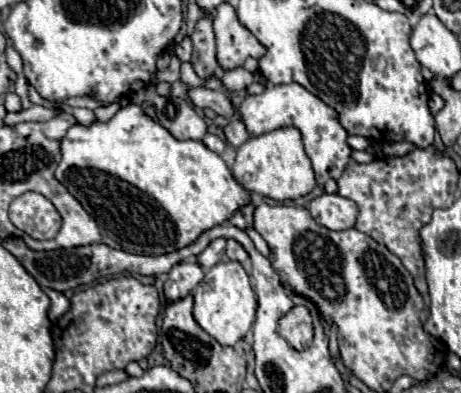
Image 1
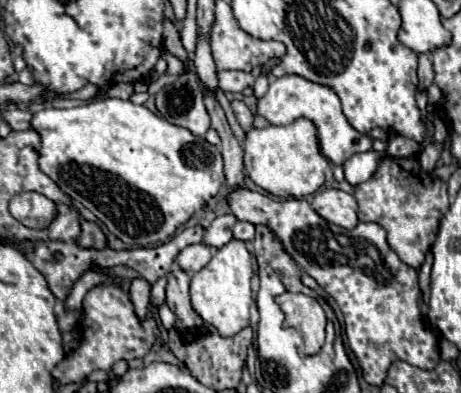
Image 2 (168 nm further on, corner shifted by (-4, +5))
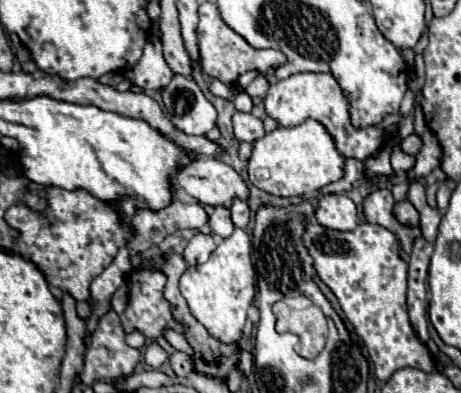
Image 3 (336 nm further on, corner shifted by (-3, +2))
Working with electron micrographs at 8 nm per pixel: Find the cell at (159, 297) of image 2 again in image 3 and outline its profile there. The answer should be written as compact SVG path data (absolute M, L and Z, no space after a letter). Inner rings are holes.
M133 268L125 276L125 282L129 286L129 300L127 300L127 306L125 306L123 314L119 314L119 320L121 320L121 326L123 326L125 334L137 330L147 340L159 340L163 336L165 328L171 328L171 330L175 330L179 334L185 332L185 326L173 318L173 306L163 298L163 286L167 282L167 276L161 270Z

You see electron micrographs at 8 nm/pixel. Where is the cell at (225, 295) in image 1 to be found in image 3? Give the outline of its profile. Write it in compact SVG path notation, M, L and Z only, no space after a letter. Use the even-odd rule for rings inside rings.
M235 228L229 238L225 238L209 256L207 262L197 266L187 266L179 280L179 288L191 314L197 318L205 330L227 344L237 344L248 316L258 320L253 300L256 293L257 274L251 259L251 240L245 230Z

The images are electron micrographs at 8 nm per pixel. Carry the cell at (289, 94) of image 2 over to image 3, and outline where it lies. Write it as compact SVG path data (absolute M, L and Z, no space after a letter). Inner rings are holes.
M305 72L305 74L293 74L285 80L279 80L277 84L273 84L269 88L269 92L265 96L265 110L281 126L301 124L307 118L321 122L327 128L327 132L335 138L337 150L347 158L367 160L379 148L383 148L387 142L387 134L379 126L369 126L369 130L367 130L367 128L355 128L351 124L349 102L345 98L341 86L337 84L333 74L329 74L329 72L317 72L317 74Z

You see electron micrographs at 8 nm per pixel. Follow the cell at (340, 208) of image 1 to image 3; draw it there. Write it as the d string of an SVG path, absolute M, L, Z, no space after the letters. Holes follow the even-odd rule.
M345 194L323 196L317 206L315 220L329 230L355 230L359 222L357 208Z

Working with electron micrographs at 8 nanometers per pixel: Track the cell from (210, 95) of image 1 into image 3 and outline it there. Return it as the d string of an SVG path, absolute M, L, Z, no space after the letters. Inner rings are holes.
M243 112L233 114L233 130L235 130L237 140L251 142L251 144L265 136L263 122L259 118L255 118L253 114L243 114Z

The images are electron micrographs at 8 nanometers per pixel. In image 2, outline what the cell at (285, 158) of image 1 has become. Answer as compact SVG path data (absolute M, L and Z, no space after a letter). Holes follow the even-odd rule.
M296 119L290 125L270 125L266 129L252 129L244 141L244 169L246 175L264 191L288 199L306 197L324 185L324 171L328 159L320 153L316 127L308 119Z

